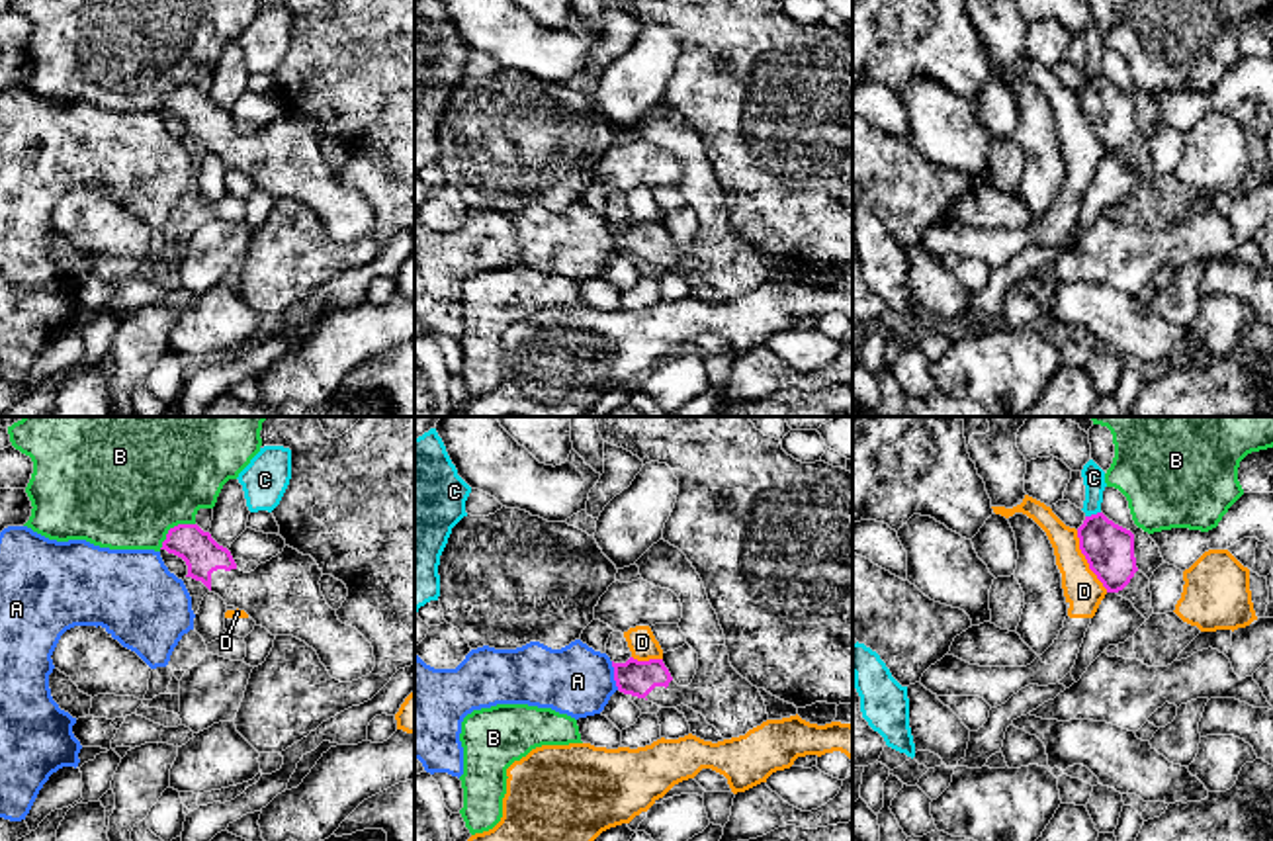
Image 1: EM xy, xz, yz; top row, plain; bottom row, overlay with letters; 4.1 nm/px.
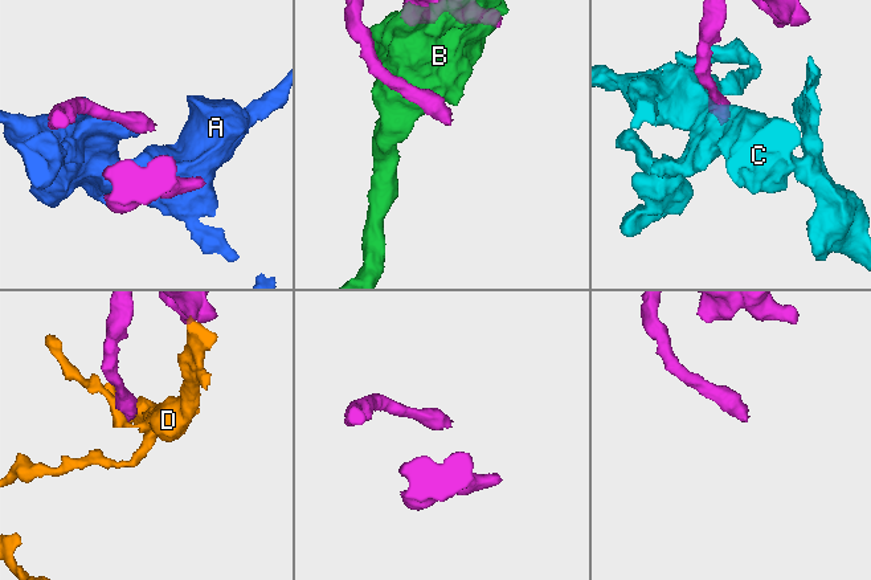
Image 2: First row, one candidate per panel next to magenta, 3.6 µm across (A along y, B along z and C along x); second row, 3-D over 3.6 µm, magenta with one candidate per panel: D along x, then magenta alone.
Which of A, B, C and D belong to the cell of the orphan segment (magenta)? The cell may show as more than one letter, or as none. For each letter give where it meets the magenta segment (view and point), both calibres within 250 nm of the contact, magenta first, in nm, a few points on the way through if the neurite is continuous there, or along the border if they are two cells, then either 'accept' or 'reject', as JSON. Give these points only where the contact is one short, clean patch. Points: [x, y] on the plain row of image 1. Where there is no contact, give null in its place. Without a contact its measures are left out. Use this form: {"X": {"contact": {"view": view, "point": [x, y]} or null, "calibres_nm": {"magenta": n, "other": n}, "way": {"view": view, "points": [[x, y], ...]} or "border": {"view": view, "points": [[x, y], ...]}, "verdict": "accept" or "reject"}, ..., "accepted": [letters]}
{"A": {"contact": {"view": "xz", "point": [614, 237]}, "calibres_nm": {"magenta": 150, "other": 280}, "border": {"view": "xz", "points": [[611, 223], [618, 251]]}, "verdict": "reject"}, "B": {"contact": {"view": "xy", "point": [175, 88]}, "calibres_nm": {"magenta": 160, "other": 460}, "verdict": "reject"}, "C": {"contact": {"view": "yz", "point": [1092, 77]}, "calibres_nm": {"magenta": 200, "other": 100}, "verdict": "reject"}, "D": {"contact": {"view": "yz", "point": [1088, 124]}, "calibres_nm": {"magenta": 200, "other": 160}, "border": {"view": "yz", "points": [[1076, 92], [1088, 130], [1107, 153]]}, "verdict": "reject"}, "accepted": []}

